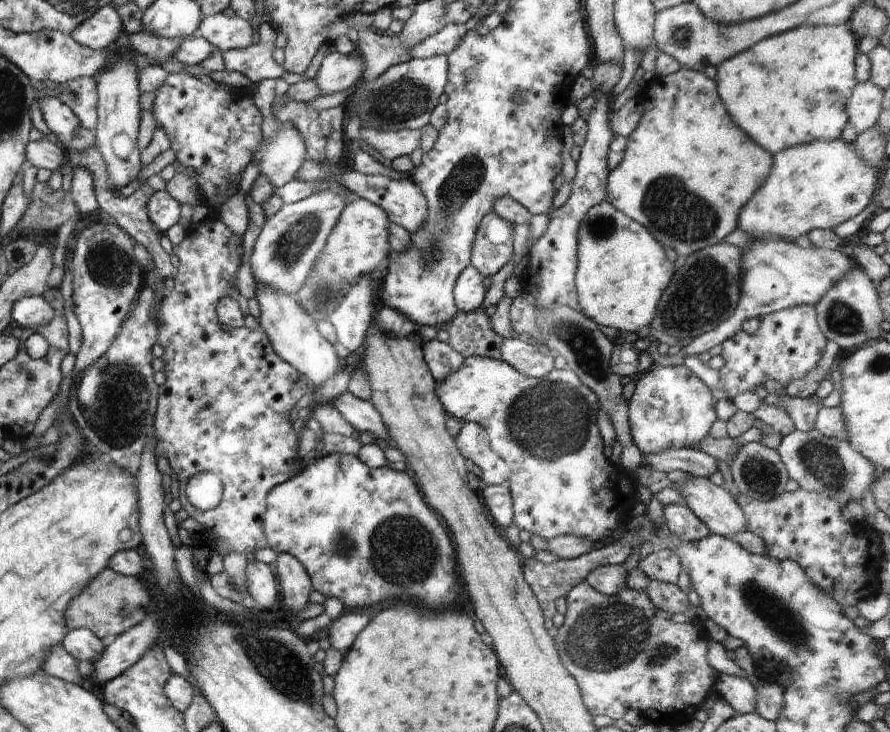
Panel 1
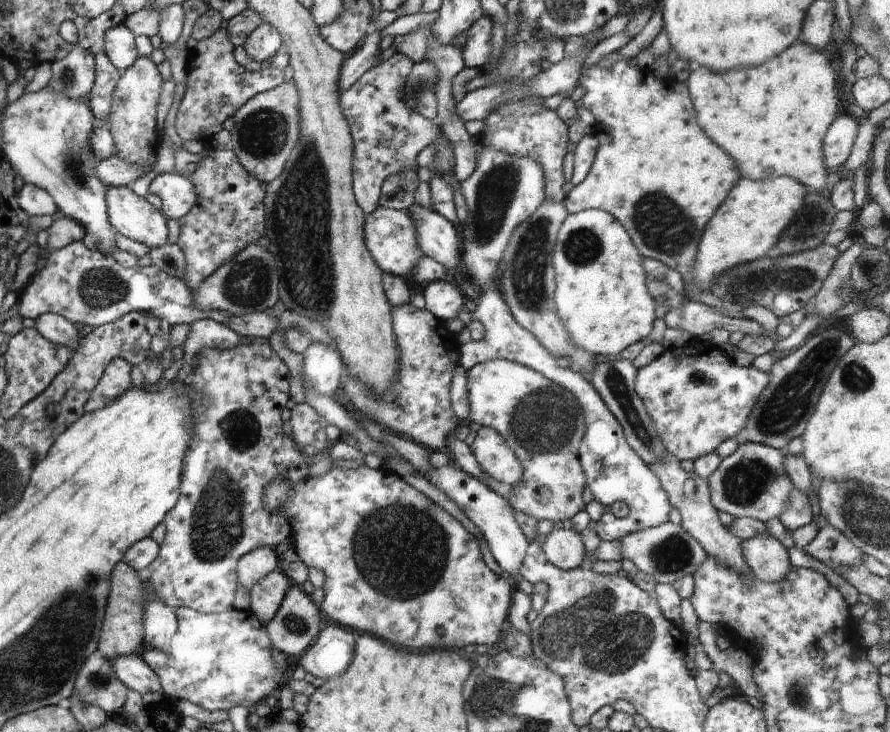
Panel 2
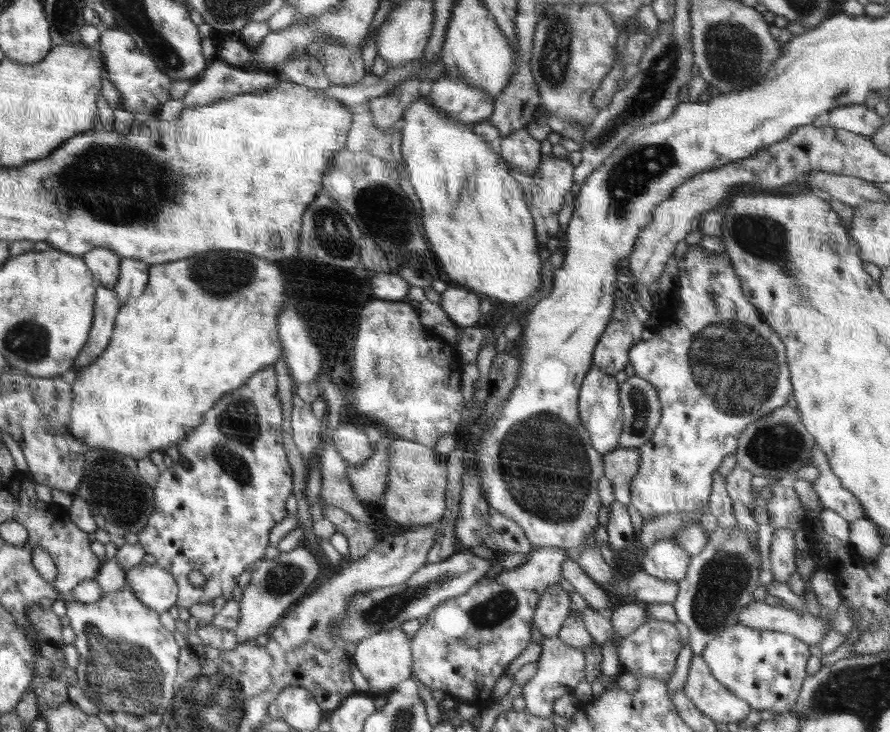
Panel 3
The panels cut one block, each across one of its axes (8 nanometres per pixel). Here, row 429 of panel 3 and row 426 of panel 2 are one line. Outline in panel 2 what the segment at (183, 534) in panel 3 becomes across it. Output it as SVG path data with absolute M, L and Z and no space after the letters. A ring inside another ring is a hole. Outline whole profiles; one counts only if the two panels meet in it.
M243 339L239 346L231 350L217 350L216 348L203 349L200 352L200 358L198 358L197 365L194 366L193 372L193 380L189 382L189 390L194 391L196 389L201 391L201 393L195 396L193 406L202 406L196 411L197 415L192 428L192 446L190 446L184 458L185 466L182 470L180 499L164 518L163 522L164 526L166 526L164 542L159 545L158 557L146 568L144 576L147 582L150 583L150 588L154 596L163 604L166 604L166 606L174 608L174 610L185 607L202 613L222 613L233 609L233 601L238 586L236 566L239 559L259 547L272 547L277 550L280 544L284 544L292 537L292 530L289 521L284 516L284 512L280 510L270 511L264 508L264 487L276 478L288 477L288 479L294 482L294 485L304 483L307 480L306 473L309 470L311 460L308 459L302 452L302 449L298 448L291 438L286 436L283 432L281 415L290 400L288 382L290 375L286 364L271 348L268 340Z

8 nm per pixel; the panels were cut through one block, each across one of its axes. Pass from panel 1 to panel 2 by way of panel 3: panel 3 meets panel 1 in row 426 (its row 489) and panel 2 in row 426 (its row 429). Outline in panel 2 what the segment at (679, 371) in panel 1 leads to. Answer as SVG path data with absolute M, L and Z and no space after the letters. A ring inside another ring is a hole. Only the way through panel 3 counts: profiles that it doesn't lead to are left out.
M694 340L681 348L667 348L648 366L637 370L635 390L644 402L648 414L656 426L667 452L679 462L696 461L716 451L722 442L738 438L745 428L752 410L759 402L762 392L769 386L771 375L750 367L740 367L733 363L726 352L712 341Z

